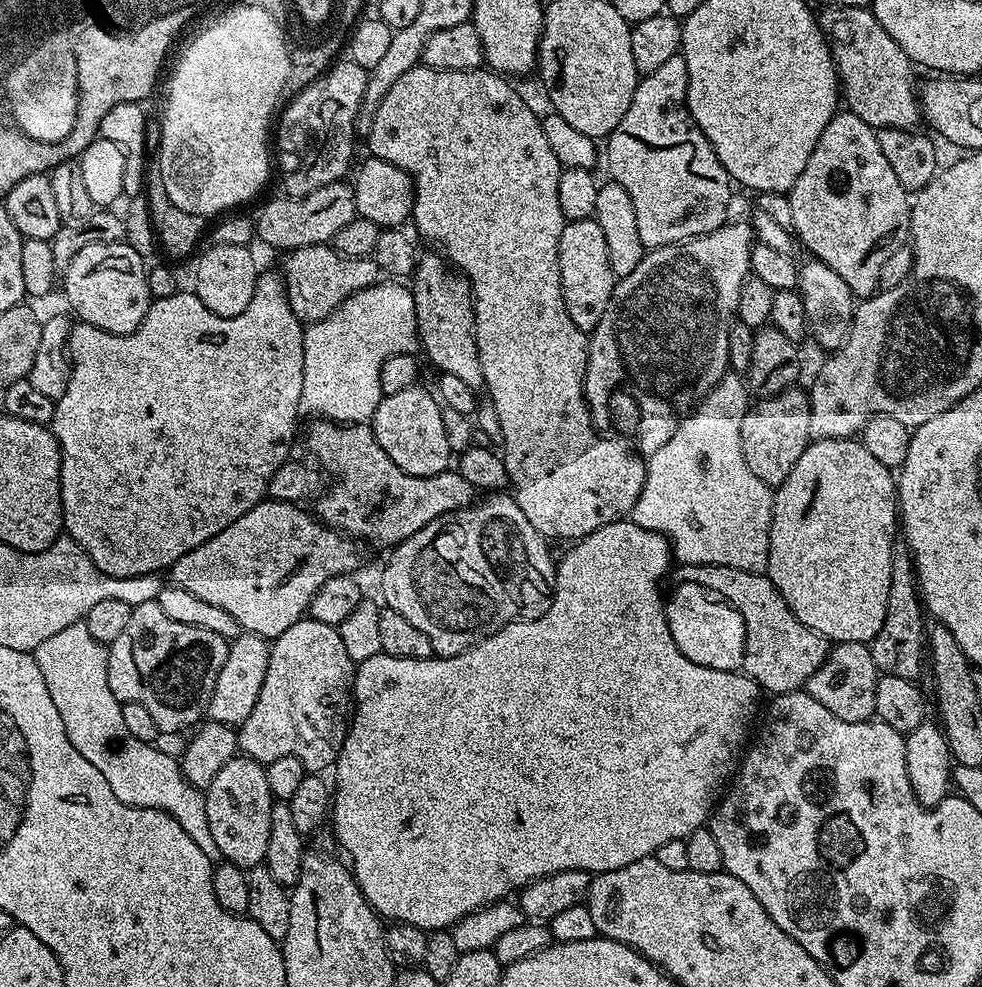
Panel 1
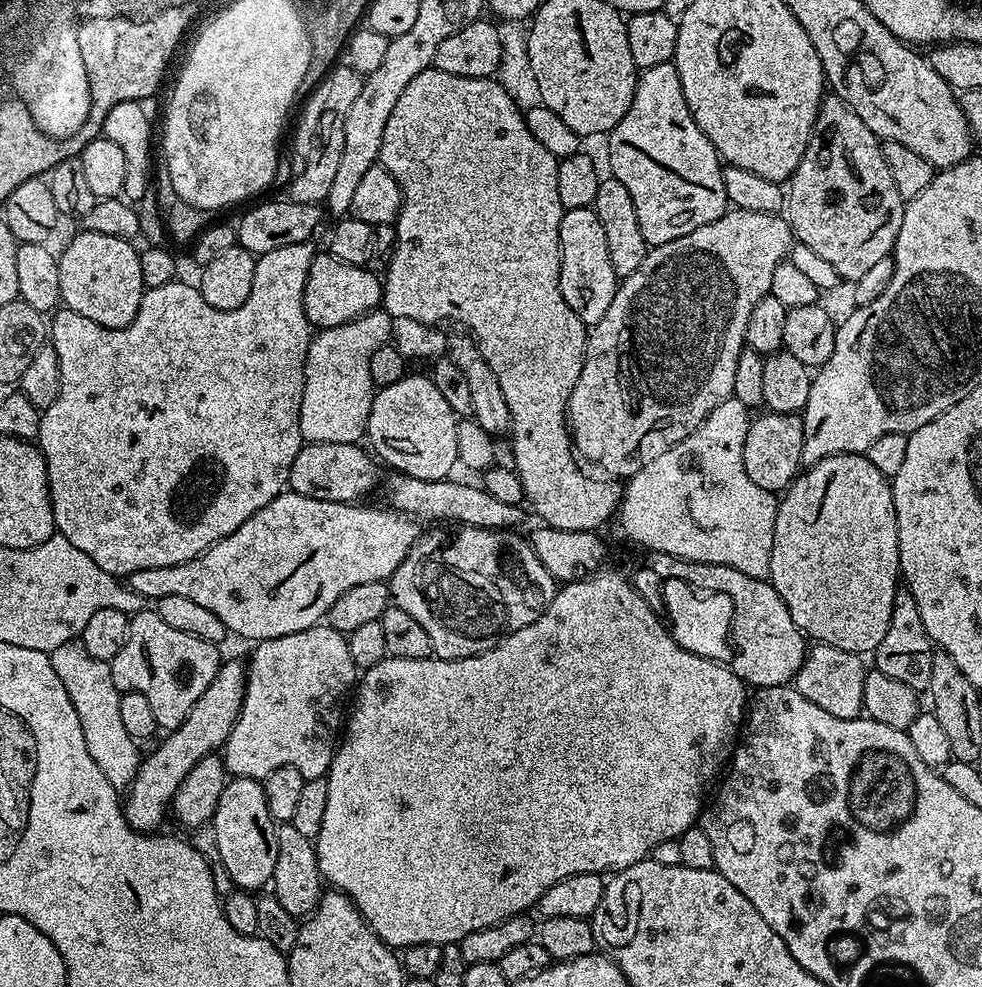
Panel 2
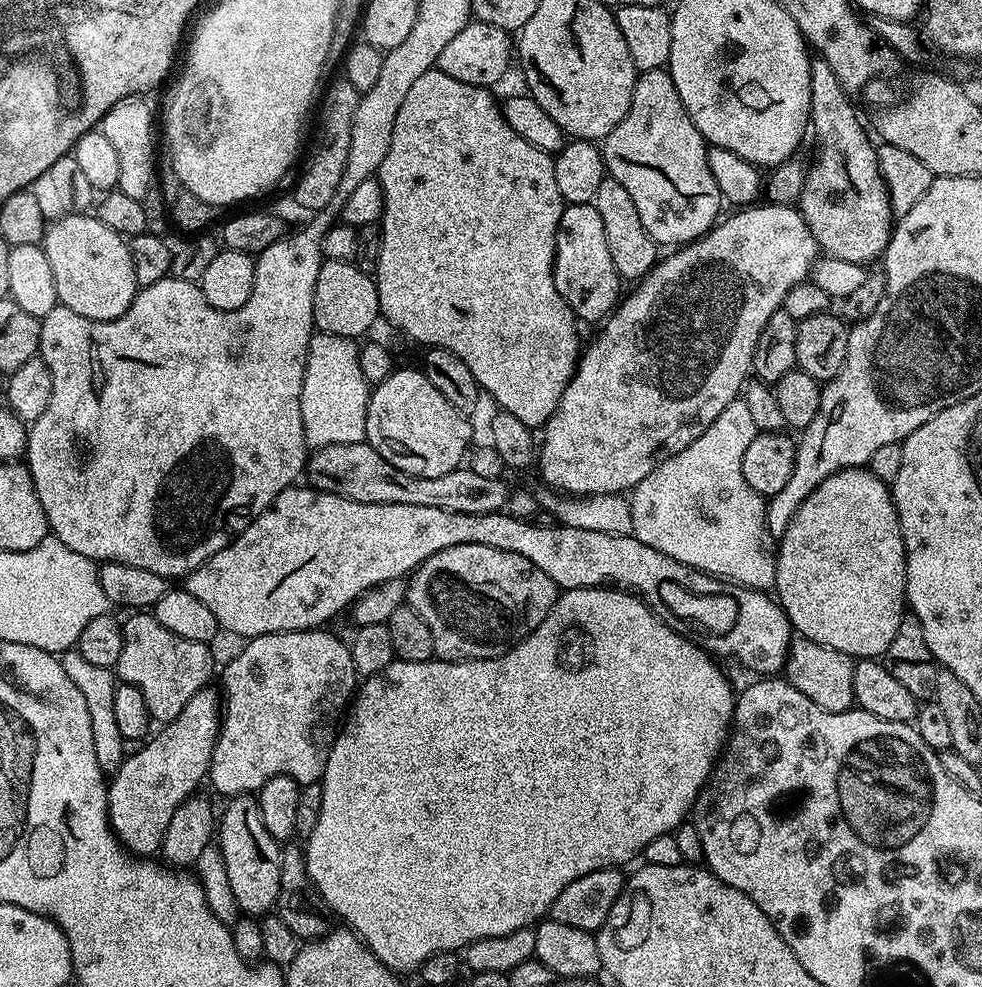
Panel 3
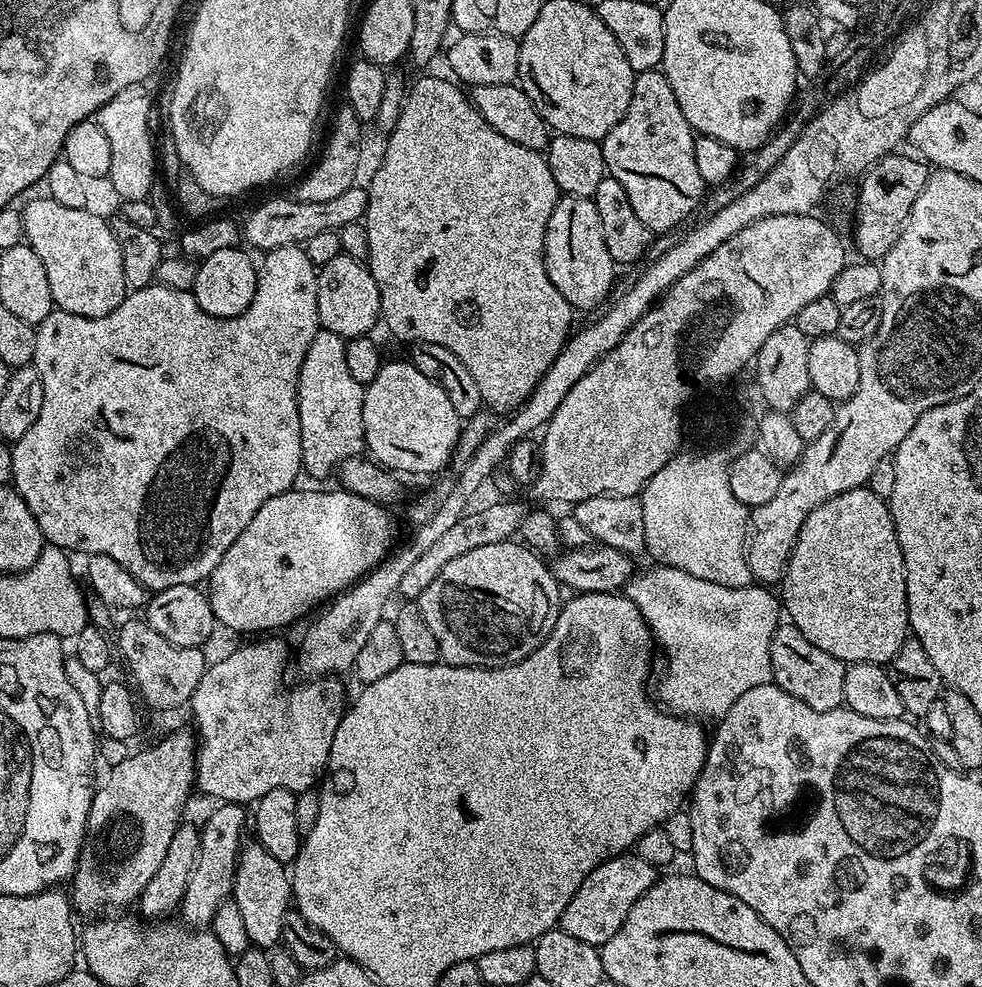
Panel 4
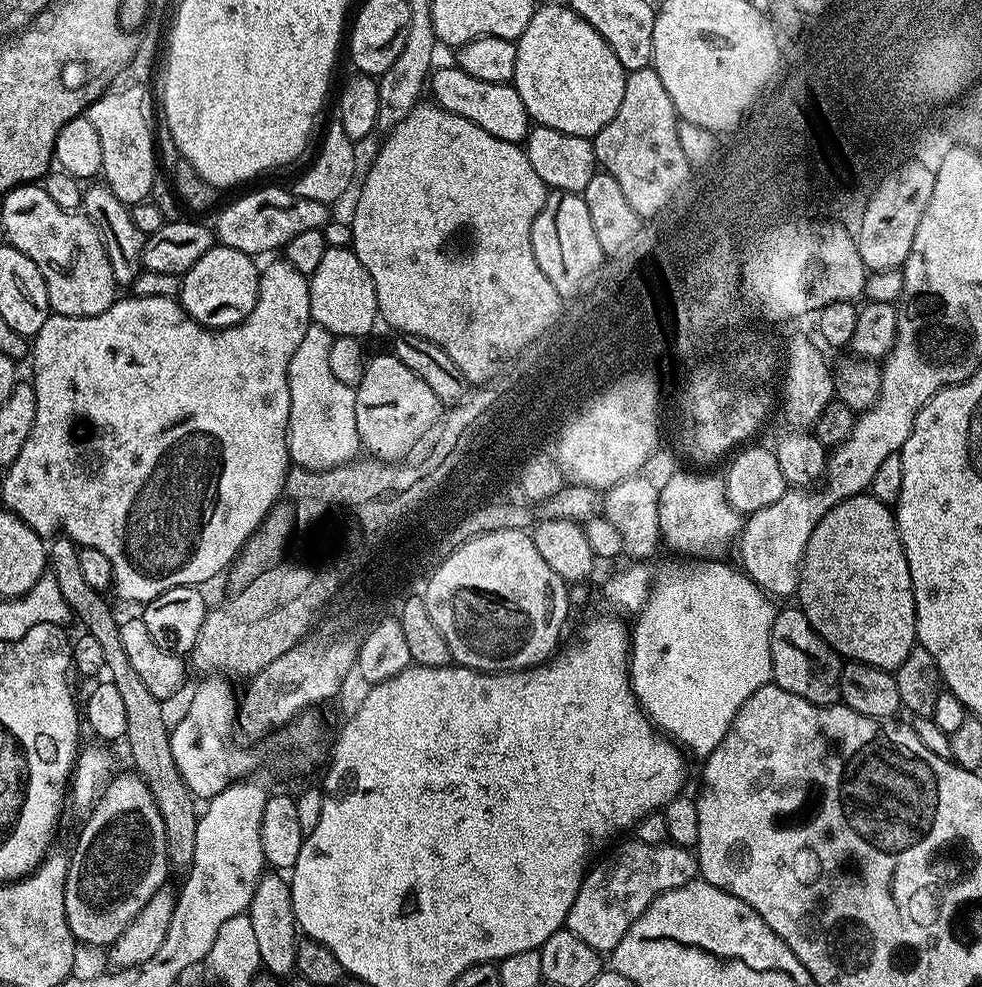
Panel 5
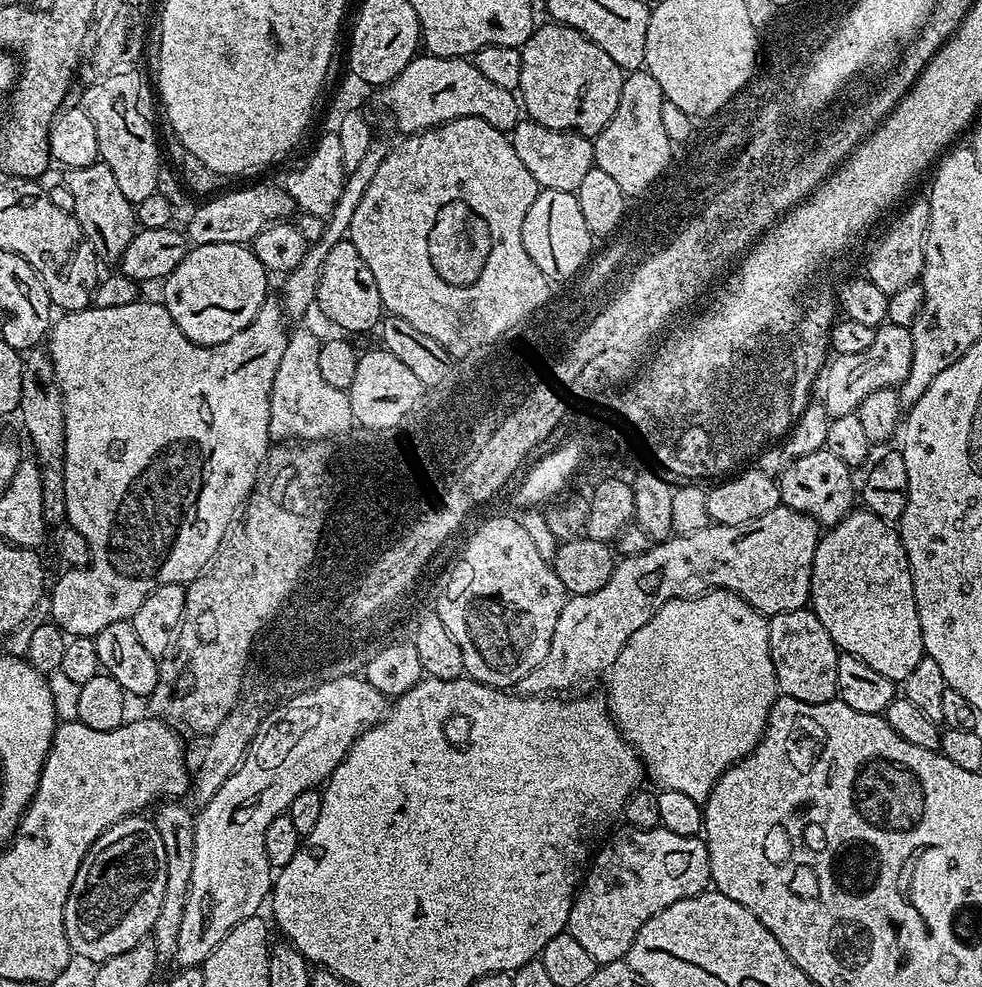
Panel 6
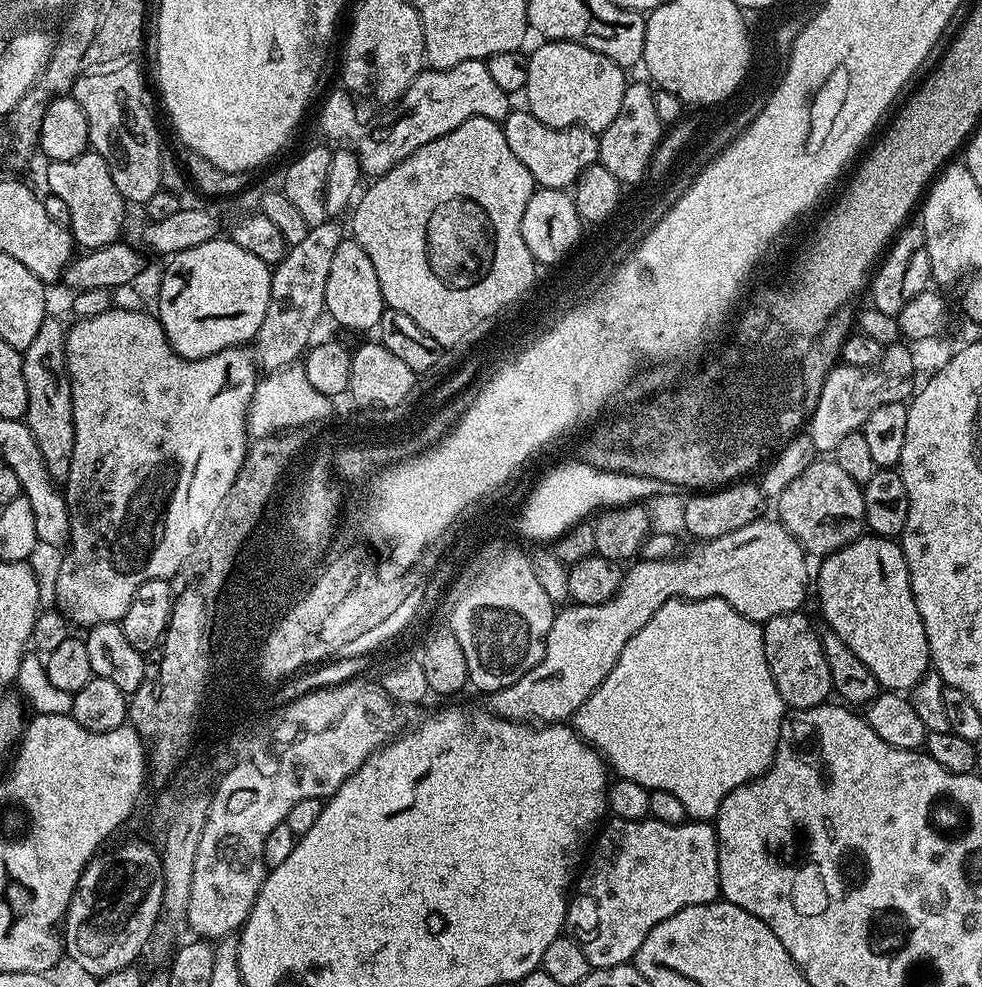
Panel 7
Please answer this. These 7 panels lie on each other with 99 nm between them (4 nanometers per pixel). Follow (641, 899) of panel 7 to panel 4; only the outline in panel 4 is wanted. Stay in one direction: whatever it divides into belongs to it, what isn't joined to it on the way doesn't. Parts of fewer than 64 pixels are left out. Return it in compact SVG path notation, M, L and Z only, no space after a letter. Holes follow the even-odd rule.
M635 854L611 856L609 860L604 860L597 868L590 870L590 874L586 874L582 886L578 886L566 910L562 910L558 927L587 944L599 946L610 942L610 938L618 934L622 922L626 920L626 914L630 914L630 906L634 906L634 902L638 902L638 898L646 894L646 890L650 890L657 879L658 870L650 862L646 862L646 858Z

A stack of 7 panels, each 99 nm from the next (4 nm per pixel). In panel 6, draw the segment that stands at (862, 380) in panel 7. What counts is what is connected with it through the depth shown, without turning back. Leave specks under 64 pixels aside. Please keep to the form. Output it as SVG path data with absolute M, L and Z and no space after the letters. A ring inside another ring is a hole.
M885 322L875 329L874 342L870 342L868 351L862 356L845 356L842 364L852 368L852 372L858 379L868 380L872 384L852 384L848 372L840 368L836 372L837 380L824 388L822 403L824 411L829 417L850 414L860 407L861 402L870 394L876 392L877 386L899 386L904 383L906 374L910 374L910 362L912 361L912 333L908 328L903 328L891 322Z

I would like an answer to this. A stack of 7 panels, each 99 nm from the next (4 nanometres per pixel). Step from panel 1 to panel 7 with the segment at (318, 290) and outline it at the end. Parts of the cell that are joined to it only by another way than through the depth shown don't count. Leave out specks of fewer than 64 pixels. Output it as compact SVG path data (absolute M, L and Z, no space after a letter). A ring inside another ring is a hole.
M341 240L338 251L334 253L330 275L326 278L324 307L329 317L332 315L342 327L353 328L356 332L364 332L367 328L375 329L380 323L386 307L382 298L382 286L378 286L374 262L370 262L366 250L362 250L356 240Z

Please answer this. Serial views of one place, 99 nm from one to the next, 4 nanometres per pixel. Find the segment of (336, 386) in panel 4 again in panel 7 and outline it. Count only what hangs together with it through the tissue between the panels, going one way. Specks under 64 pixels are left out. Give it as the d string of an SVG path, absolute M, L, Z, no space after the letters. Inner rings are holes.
M297 362L289 368L280 368L257 379L252 401L248 403L248 434L252 440L263 438L265 433L285 425L299 425L300 421L318 423L327 421L333 411L332 401L326 394L318 394L306 378L303 363ZM265 379L265 380L264 380Z

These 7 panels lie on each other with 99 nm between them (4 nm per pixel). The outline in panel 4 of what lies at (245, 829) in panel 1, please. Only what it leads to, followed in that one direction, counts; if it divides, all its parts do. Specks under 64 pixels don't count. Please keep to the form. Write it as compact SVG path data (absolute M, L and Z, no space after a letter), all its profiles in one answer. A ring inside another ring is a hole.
M259 842L251 843L245 843L241 847L240 858L236 861L236 881L233 884L234 903L242 913L249 941L255 947L272 950L281 943L279 940L280 935L284 932L284 919L288 916L288 904L290 908L294 900L292 881L289 869L282 862L278 862L278 858L274 858L274 854L270 854L270 850L266 850L266 846L262 846Z

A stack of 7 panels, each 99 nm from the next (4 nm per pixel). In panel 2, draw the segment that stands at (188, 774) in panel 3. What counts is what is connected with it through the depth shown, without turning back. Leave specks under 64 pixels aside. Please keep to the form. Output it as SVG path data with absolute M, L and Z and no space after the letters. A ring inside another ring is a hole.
M225 659L220 665L218 674L214 674L214 682L206 686L206 694L194 702L194 710L186 714L186 722L182 726L171 729L168 736L152 753L145 755L140 761L140 768L132 779L122 807L124 817L131 828L138 832L155 833L156 828L164 820L164 812L169 811L178 786L182 786L182 778L194 768L204 756L223 749L228 741L230 730L234 730L234 722L238 722L244 687L248 684L248 670L245 661Z

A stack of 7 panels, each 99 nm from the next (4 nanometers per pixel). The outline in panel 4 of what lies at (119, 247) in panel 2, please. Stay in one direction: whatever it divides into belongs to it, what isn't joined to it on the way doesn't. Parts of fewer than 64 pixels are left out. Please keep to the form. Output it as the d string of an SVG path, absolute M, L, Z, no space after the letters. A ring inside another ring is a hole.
M47 198L32 200L23 205L24 235L26 243L42 258L46 266L46 278L50 282L52 303L61 312L78 314L86 318L102 318L118 307L130 289L122 270L122 250L118 250L112 224L88 208L71 208Z

